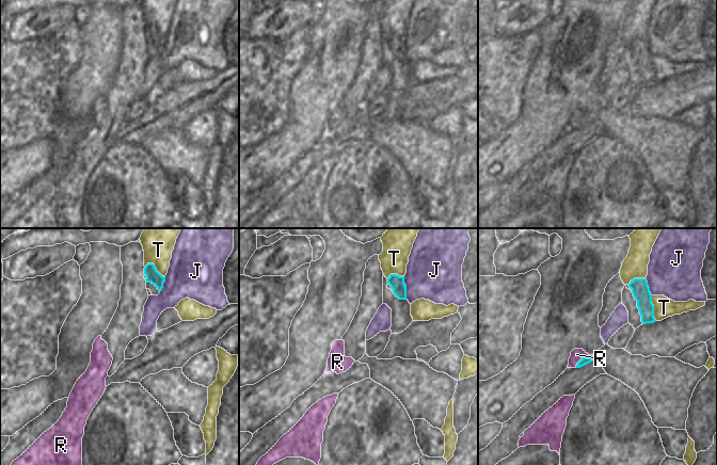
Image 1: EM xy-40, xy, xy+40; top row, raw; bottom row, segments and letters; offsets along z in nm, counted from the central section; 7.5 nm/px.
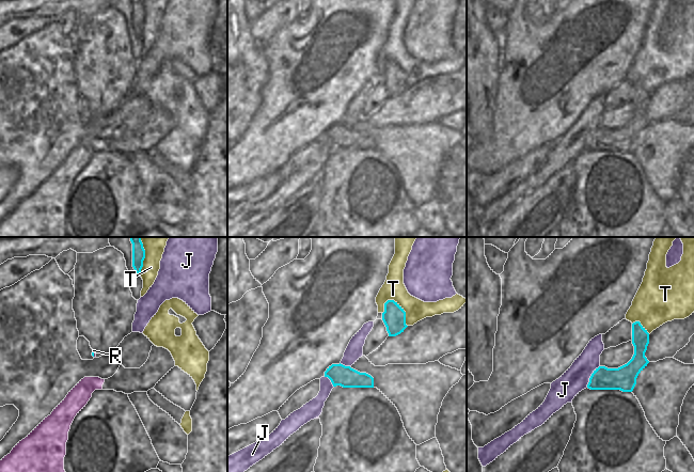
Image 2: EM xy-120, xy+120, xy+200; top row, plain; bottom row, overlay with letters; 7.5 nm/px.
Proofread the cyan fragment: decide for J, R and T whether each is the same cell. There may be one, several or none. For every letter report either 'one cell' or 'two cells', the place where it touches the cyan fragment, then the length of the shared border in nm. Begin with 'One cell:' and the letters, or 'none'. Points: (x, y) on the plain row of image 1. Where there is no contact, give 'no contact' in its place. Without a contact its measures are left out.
One cell: none
J: two cells; meets cyan in xy at (405, 49); contact 180 nm long
R: two cells; meets cyan in xy+40 at (583, 118); contact 150 nm long
T: two cells; meets cyan in xy+40 at (653, 69); contact 200 nm long

